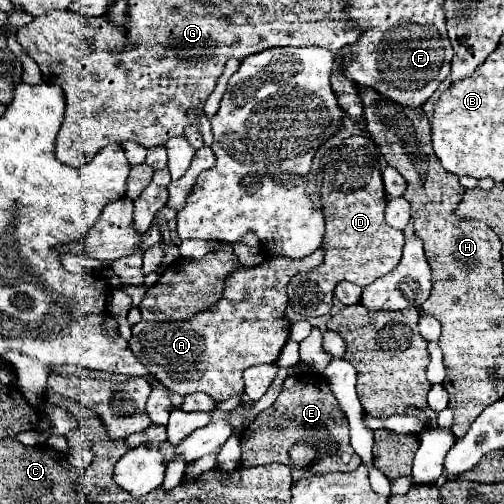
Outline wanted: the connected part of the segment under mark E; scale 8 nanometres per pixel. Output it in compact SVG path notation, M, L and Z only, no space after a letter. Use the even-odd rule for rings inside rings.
M314 373L288 376L284 381L284 389L274 401L274 405L262 411L256 417L254 425L240 435L240 445L242 445L242 465L254 467L254 465L266 465L274 461L286 463L292 469L294 481L298 481L300 477L308 473L318 473L318 471L348 471L350 473L362 465L360 457L350 445L348 419L344 411L340 409L326 379ZM298 439L304 439L318 453L316 465L312 465L312 469L292 469L288 461L288 451Z

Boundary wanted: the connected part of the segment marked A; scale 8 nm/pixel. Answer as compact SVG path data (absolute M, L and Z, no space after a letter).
M320 247L312 257L306 257L304 261L288 261L288 257L274 257L266 259L258 267L240 267L232 277L226 279L226 287L222 293L222 299L210 309L196 313L192 319L186 321L140 321L132 325L132 337L128 341L130 351L138 357L142 365L148 367L148 371L158 377L158 381L174 391L174 393L190 393L190 391L204 391L210 397L222 399L232 397L238 393L238 373L252 365L260 363L276 363L286 339L288 329L280 323L284 317L288 297L286 297L286 285L296 273L312 271L324 261L324 249Z

